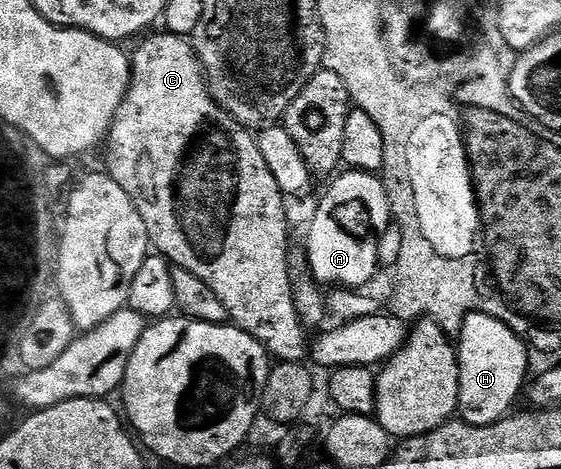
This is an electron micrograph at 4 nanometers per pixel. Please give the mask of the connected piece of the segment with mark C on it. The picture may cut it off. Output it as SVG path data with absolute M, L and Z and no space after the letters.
M160 30L157 36L147 36L139 41L141 44L137 46L136 53L134 51L131 53L132 79L128 81L128 92L114 114L112 125L108 127L107 175L111 176L114 182L118 182L118 186L122 186L126 194L130 194L138 214L142 214L142 222L146 222L151 247L175 267L190 270L190 274L202 278L202 282L206 282L206 286L210 286L210 290L218 294L222 306L226 306L228 311L228 320L235 327L253 336L267 350L273 361L286 363L307 361L310 356L310 338L304 334L304 324L300 321L300 312L296 309L295 298L292 297L292 272L288 269L290 225L286 211L286 197L280 191L278 182L274 182L274 174L270 174L266 161L262 158L262 150L258 150L257 137L249 129L243 128L229 112L222 110L222 106L218 106L218 102L214 102L209 96L208 83L204 80L204 72L200 69L200 60L185 37L175 36L167 30Z

